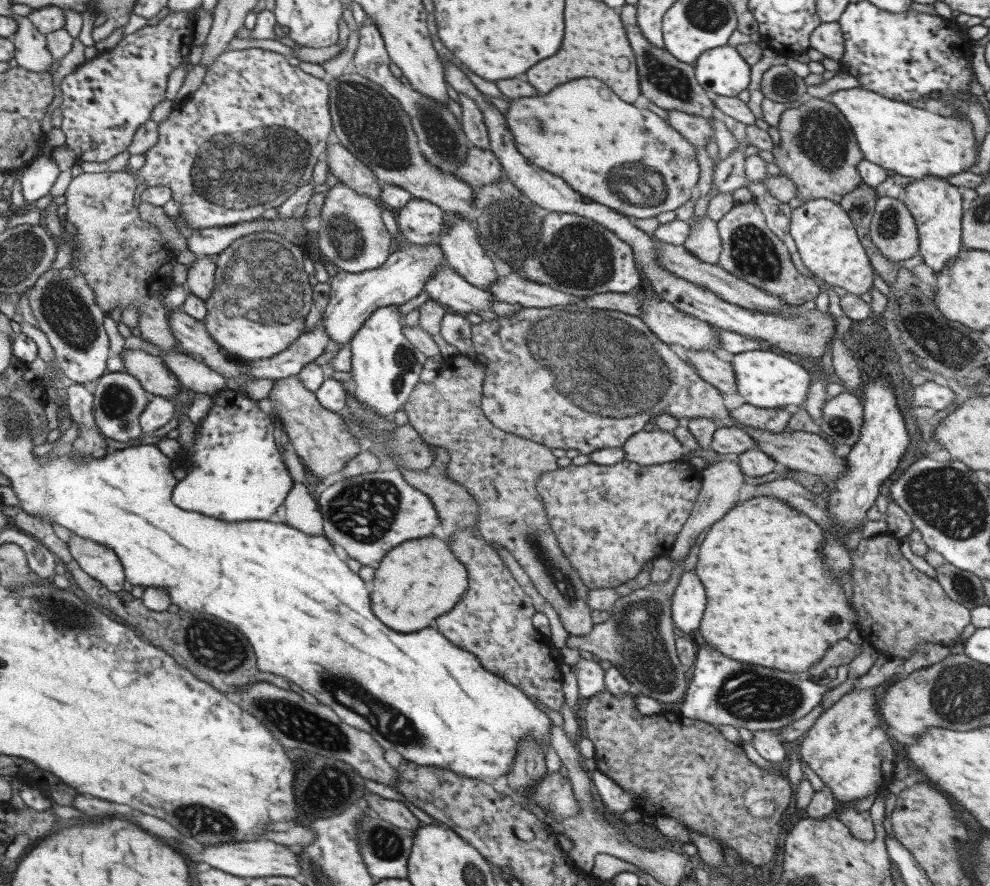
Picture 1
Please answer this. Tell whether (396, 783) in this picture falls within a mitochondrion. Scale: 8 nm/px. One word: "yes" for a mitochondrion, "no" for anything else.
no

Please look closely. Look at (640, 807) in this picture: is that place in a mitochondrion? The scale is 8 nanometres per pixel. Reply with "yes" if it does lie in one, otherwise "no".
no

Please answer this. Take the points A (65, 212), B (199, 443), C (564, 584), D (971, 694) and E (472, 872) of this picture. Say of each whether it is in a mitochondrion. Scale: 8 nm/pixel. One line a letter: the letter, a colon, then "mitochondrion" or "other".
A: other
B: other
C: mitochondrion
D: mitochondrion
E: mitochondrion

